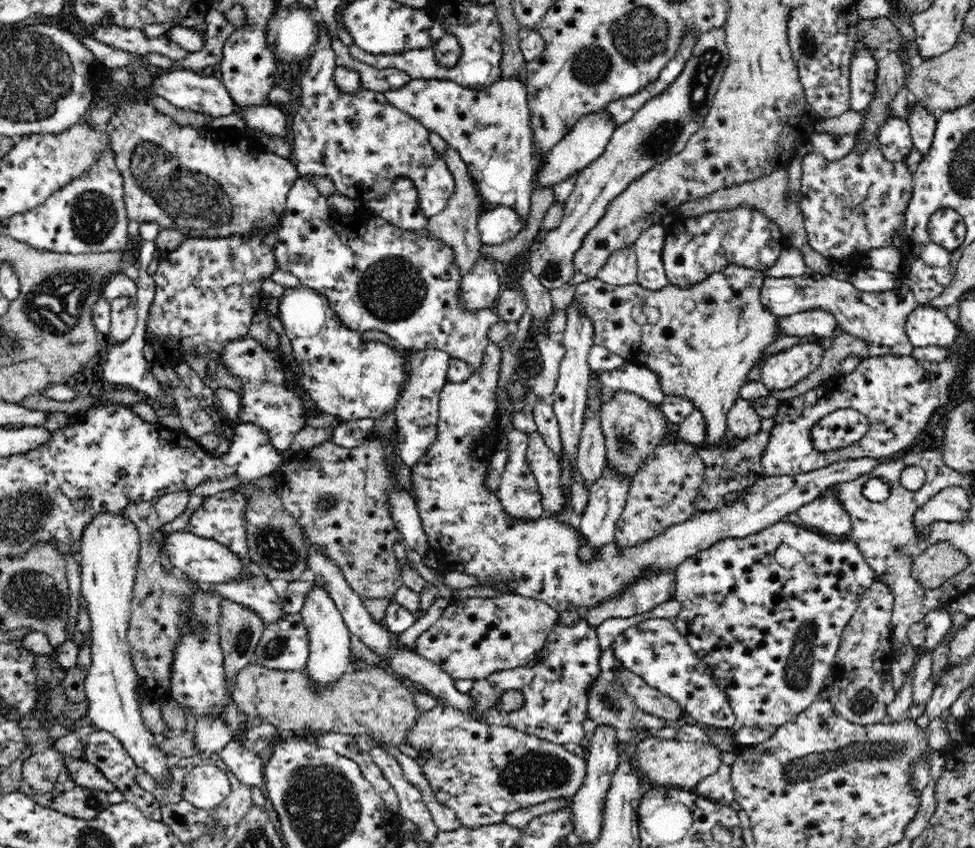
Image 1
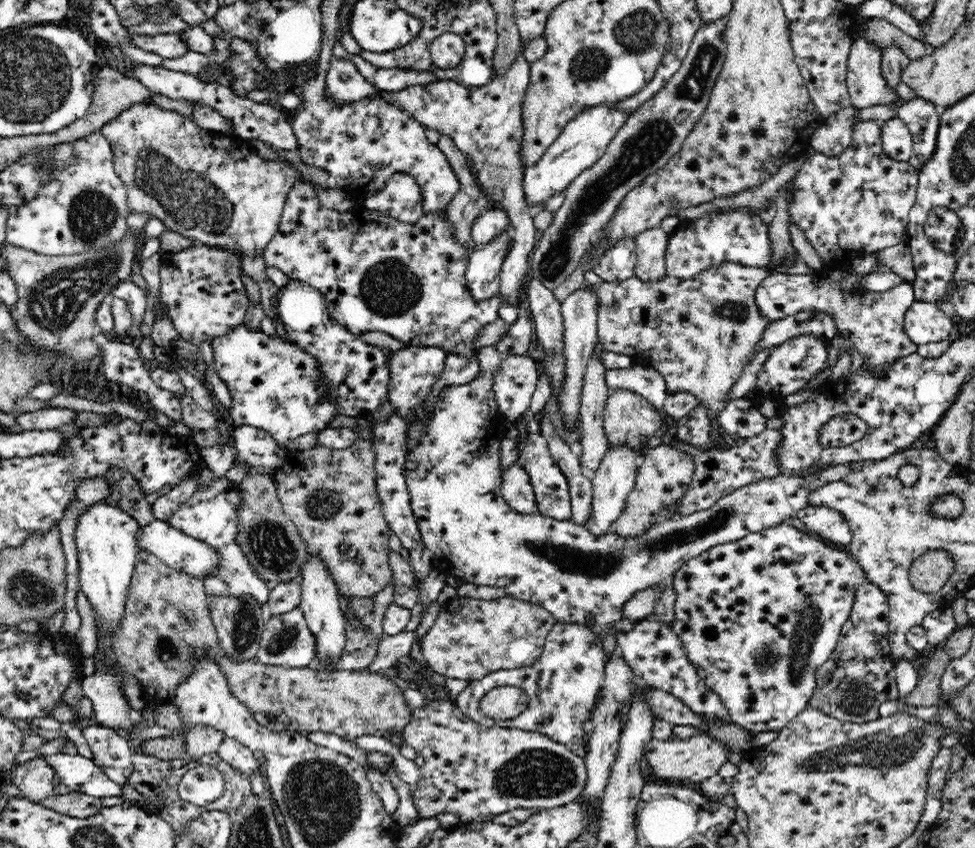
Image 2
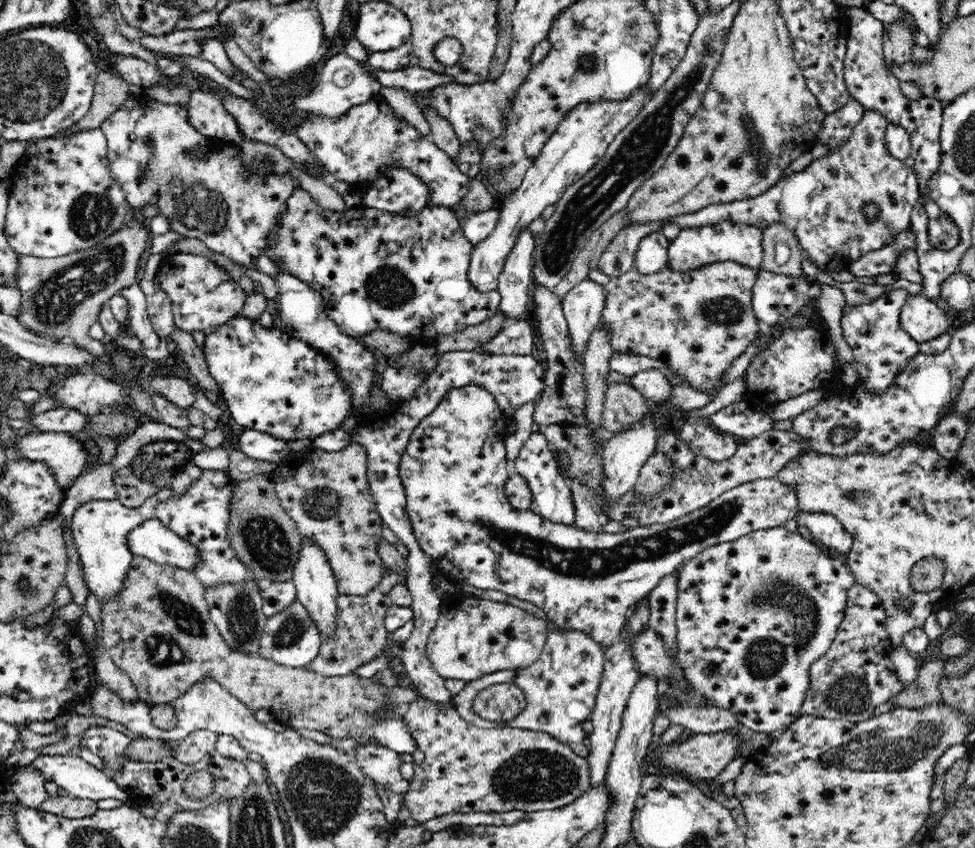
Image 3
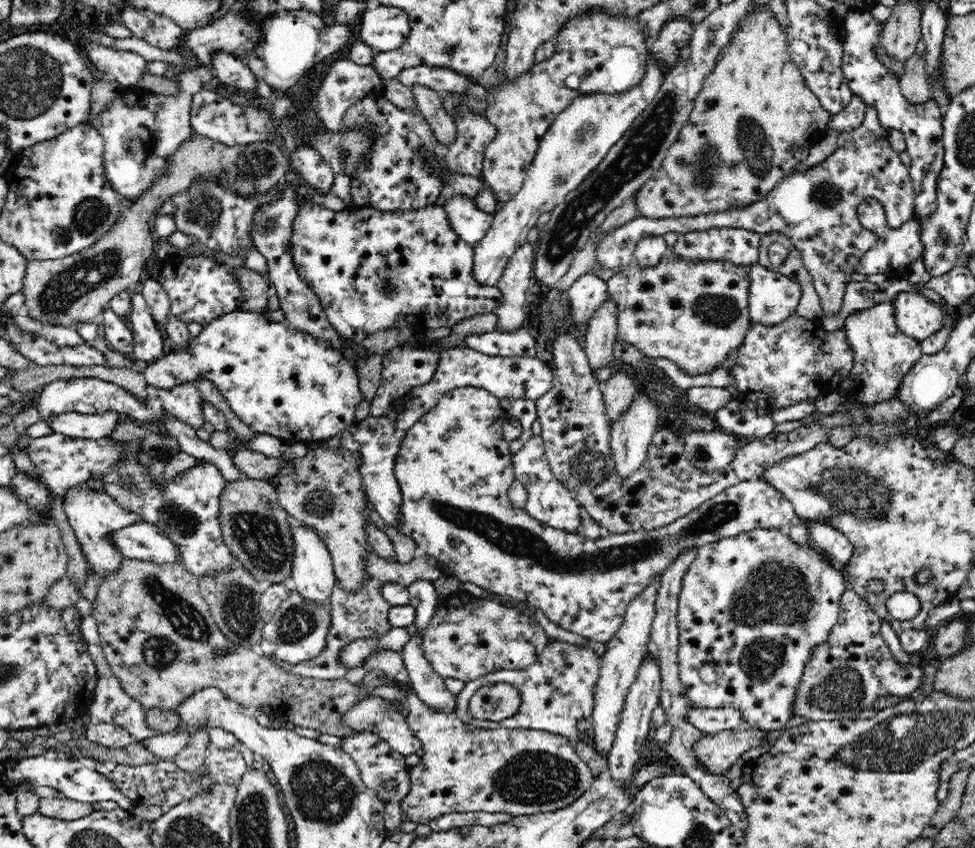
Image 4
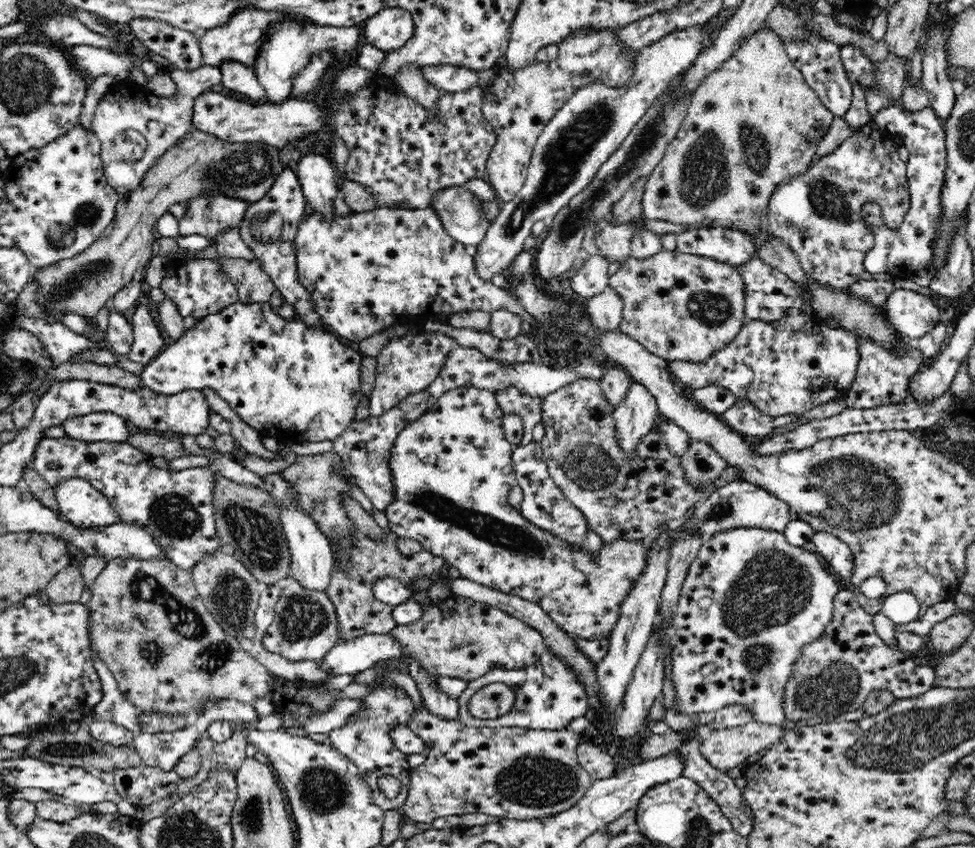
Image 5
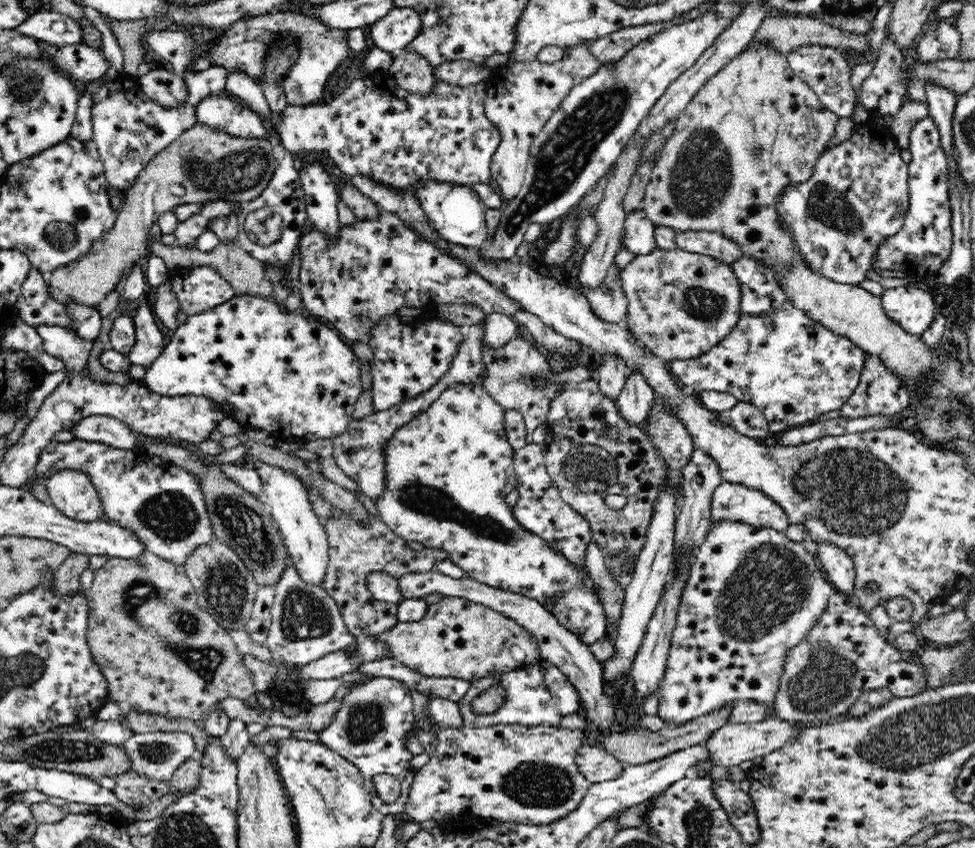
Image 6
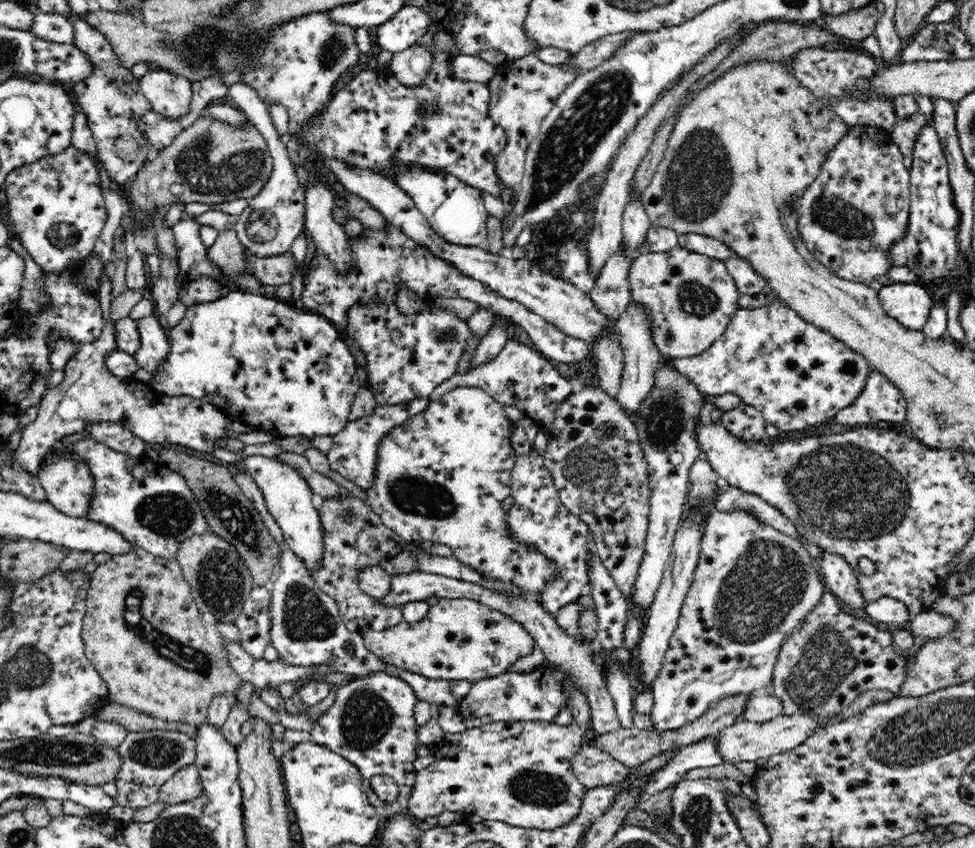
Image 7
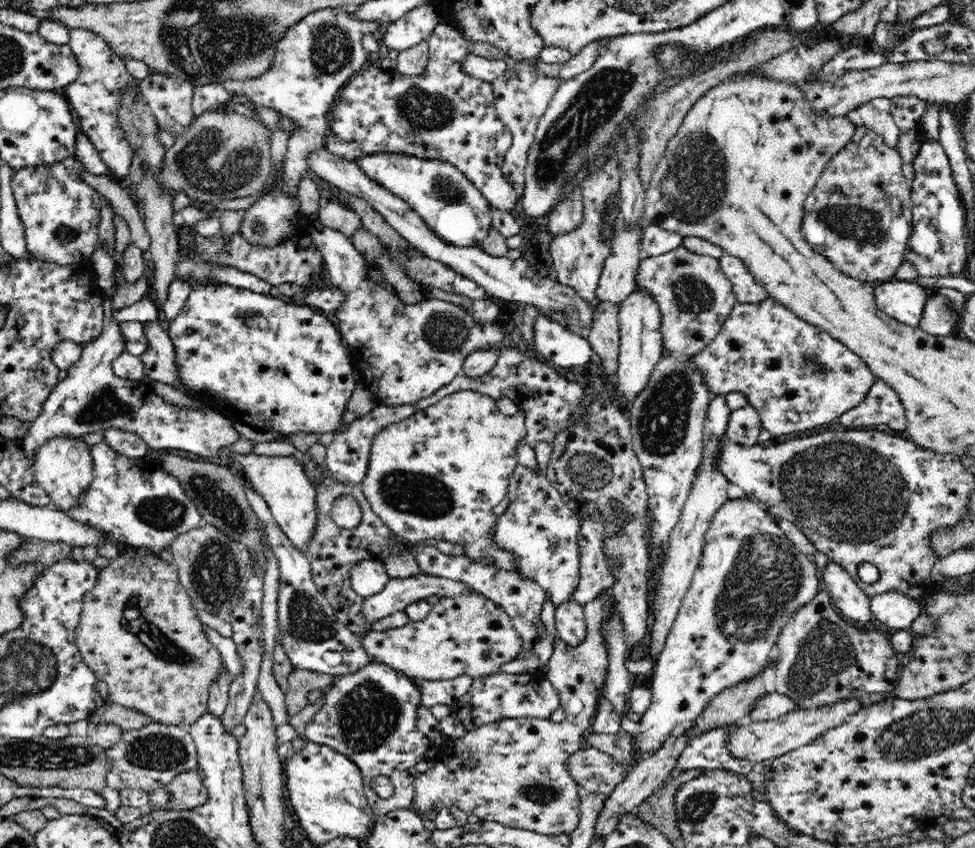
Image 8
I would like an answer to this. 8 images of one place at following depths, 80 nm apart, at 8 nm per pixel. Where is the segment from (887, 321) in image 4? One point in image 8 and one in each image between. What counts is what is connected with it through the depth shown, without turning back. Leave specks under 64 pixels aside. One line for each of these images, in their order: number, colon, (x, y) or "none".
5: (881, 380)
6: (879, 392)
7: (880, 400)
8: (882, 405)

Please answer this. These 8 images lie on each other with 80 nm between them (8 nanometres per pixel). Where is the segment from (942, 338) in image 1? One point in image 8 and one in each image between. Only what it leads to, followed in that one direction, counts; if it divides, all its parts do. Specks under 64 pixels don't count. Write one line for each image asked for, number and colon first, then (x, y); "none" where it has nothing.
2: (924, 322)
3: (920, 317)
4: (916, 316)
5: (913, 315)
6: (912, 307)
7: (909, 303)
8: (904, 301)

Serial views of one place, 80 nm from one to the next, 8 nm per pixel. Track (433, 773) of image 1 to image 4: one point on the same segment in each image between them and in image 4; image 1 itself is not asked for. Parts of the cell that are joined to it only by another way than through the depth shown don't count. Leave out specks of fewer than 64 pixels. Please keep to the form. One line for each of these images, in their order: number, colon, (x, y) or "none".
2: (476, 772)
3: (466, 769)
4: (516, 771)

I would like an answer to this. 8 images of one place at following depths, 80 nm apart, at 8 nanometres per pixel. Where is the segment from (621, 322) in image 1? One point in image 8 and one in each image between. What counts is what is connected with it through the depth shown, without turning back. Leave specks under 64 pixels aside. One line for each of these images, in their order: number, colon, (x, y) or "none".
2: (699, 333)
3: (698, 321)
4: (694, 313)
5: (683, 307)
6: (680, 304)
7: (691, 298)
8: (694, 296)

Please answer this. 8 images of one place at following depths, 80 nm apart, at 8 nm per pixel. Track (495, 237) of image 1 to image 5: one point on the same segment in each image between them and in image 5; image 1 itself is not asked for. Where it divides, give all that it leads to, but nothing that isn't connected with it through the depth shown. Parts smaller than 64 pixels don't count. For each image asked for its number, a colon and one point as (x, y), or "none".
2: (491, 223)
3: (475, 226)
4: (466, 218)
5: (461, 214)

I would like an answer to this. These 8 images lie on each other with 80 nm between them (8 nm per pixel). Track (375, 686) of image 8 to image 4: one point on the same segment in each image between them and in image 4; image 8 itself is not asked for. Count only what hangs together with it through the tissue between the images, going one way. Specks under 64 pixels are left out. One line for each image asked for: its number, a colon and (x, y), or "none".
4: (378, 764)
5: (366, 741)
6: (370, 729)
7: (372, 724)

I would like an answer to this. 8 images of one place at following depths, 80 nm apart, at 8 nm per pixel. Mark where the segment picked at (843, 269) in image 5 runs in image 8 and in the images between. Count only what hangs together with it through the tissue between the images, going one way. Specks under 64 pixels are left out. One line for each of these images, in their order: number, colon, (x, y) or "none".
6: (858, 195)
7: (858, 208)
8: (859, 216)

